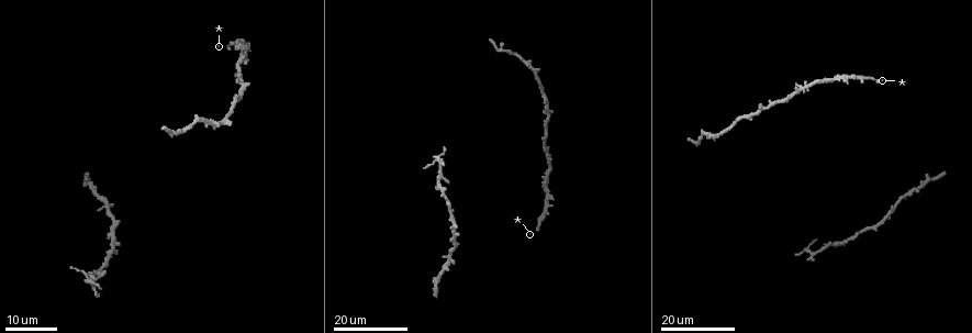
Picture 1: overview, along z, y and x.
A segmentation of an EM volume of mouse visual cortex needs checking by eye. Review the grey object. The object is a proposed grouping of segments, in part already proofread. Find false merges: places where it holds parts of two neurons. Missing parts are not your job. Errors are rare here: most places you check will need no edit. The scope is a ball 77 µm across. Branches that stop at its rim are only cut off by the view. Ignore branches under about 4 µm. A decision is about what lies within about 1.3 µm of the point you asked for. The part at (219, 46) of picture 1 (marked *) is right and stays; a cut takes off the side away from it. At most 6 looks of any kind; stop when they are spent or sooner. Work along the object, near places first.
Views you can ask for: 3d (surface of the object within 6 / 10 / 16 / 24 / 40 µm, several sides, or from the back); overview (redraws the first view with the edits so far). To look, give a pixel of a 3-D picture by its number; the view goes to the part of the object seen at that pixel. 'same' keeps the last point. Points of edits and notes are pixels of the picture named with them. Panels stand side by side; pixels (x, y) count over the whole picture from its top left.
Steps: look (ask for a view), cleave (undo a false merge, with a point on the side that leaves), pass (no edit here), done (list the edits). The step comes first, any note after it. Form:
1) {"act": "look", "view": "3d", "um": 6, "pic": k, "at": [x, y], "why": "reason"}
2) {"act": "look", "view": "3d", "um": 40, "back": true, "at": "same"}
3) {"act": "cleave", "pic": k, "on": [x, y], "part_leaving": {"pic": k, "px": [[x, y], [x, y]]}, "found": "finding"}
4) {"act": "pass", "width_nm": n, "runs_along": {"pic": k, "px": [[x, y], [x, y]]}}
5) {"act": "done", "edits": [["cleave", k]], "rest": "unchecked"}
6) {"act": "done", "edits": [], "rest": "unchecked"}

{"act": "look", "view": "3d", "um": 24, "pic": 1, "at": [104, 202], "why": "four-way junction"}

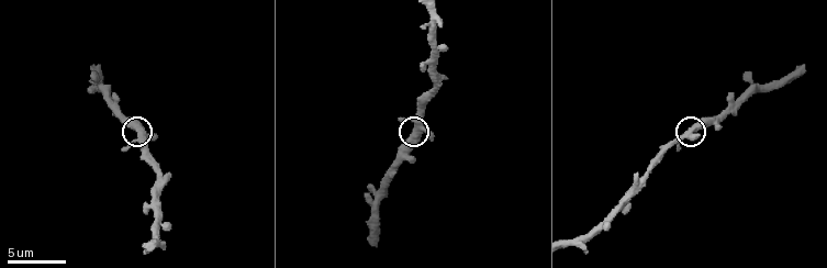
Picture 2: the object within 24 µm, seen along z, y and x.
{"act": "look", "view": "3d", "um": 6, "pic": 2, "at": [687, 132], "why": "zoom in"}

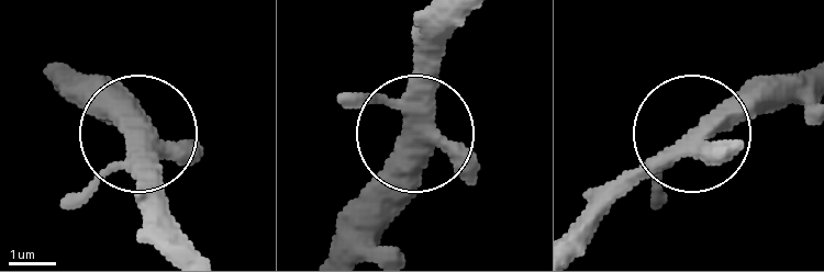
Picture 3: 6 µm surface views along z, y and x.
{"act": "pass", "width_nm": 390, "found": "continuous, no second neuron"}

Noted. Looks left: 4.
{"act": "look", "view": "3d", "um": 6, "pic": 2, "at": [435, 82], "why": "sudden change in width"}

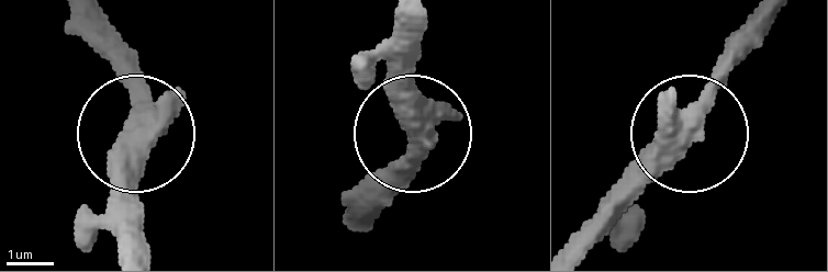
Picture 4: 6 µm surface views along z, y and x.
{"act": "pass", "found": "one neuron here"}

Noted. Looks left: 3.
{"act": "look", "view": "3d", "um": 24, "pic": 1, "at": [441, 185], "why": "a narrow waist"}

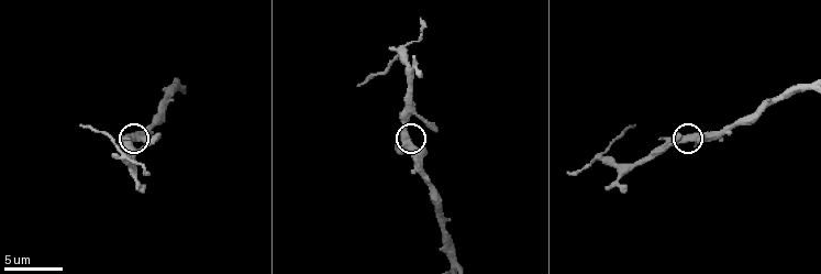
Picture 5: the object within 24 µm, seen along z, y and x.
{"act": "look", "view": "3d", "um": 10, "pic": 5, "at": [407, 137], "why": "closer look"}

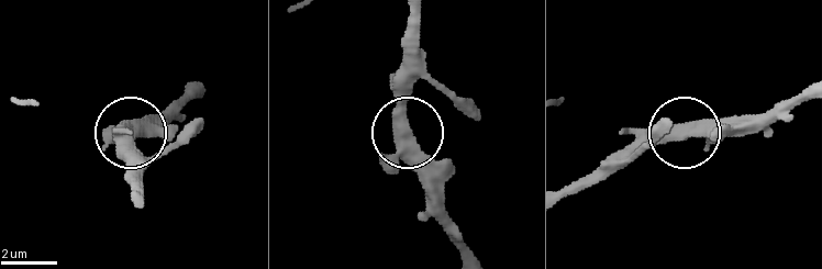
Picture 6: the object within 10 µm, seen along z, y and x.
{"act": "pass", "found": "all the same neuron"}

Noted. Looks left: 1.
{"act": "done", "edits": [], "rest": "unchecked"}

